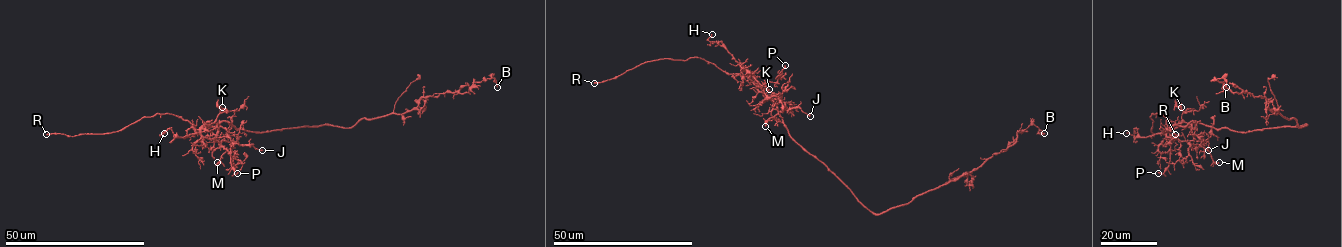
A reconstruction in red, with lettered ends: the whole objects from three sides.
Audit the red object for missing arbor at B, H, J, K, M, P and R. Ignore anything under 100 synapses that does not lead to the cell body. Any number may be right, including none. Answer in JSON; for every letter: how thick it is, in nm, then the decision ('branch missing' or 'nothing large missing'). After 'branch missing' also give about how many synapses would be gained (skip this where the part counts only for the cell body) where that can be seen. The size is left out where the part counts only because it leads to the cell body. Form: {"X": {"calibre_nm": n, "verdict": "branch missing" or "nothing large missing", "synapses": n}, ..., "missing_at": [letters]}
{"B": {"calibre_nm": 140, "verdict": "nothing large missing"}, "H": {"calibre_nm": 140, "verdict": "nothing large missing"}, "J": {"calibre_nm": 200, "verdict": "nothing large missing"}, "K": {"calibre_nm": 110, "verdict": "nothing large missing"}, "M": {"calibre_nm": 160, "verdict": "nothing large missing"}, "P": {"calibre_nm": 160, "verdict": "nothing large missing"}, "R": {"calibre_nm": 280, "verdict": "branch missing"}, "missing_at": ["R"]}

